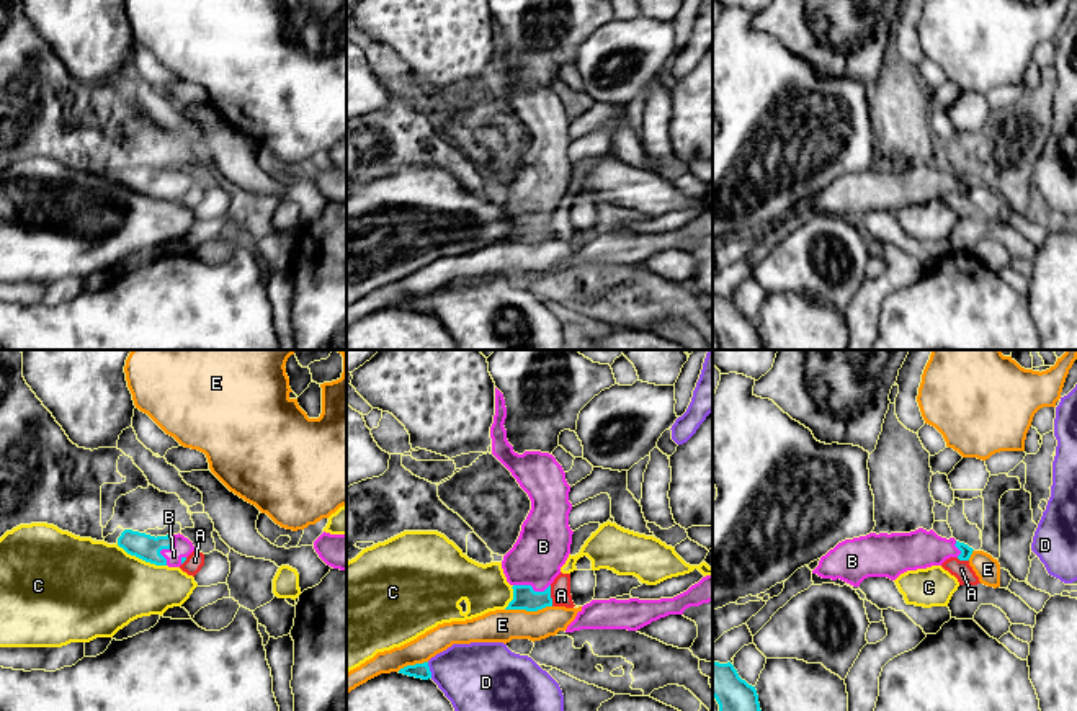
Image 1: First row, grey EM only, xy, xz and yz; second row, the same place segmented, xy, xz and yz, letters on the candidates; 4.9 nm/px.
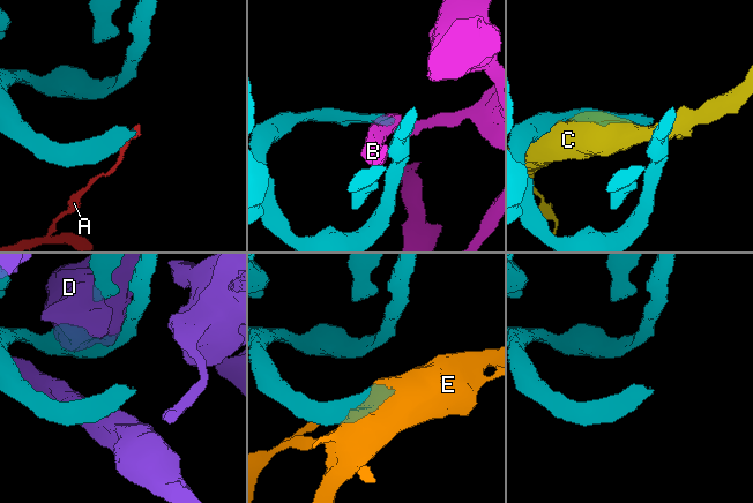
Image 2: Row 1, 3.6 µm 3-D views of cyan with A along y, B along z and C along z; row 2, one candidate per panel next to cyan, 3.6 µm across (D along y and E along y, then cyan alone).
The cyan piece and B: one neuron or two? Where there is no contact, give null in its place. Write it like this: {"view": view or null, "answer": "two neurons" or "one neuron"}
{"view": "xz", "answer": "one neuron"}

